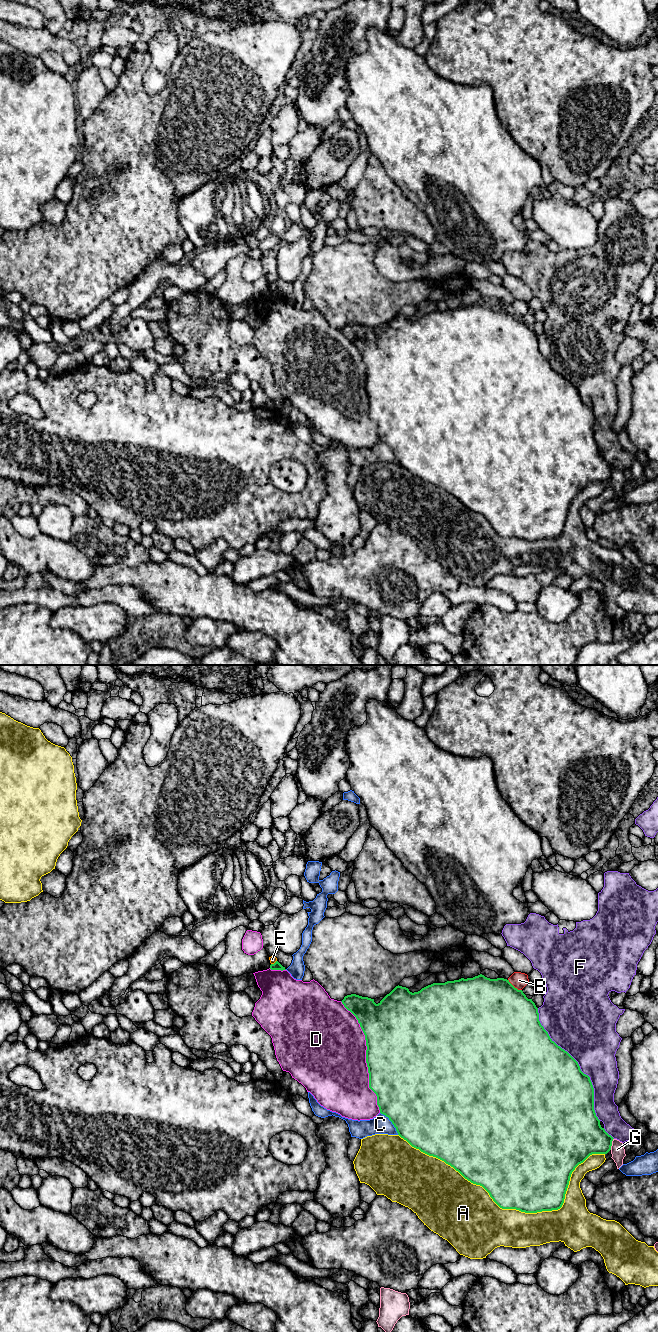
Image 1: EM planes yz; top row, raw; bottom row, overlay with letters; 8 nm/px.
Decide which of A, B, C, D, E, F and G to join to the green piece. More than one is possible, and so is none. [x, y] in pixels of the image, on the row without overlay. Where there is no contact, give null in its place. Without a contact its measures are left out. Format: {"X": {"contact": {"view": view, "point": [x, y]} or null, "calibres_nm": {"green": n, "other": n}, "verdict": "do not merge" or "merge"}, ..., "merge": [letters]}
{"A": {"contact": {"view": "yz", "point": [512, 536]}, "calibres_nm": {"green": 500, "other": 360}, "verdict": "do not merge"}, "B": {"contact": {"view": "yz", "point": [513, 314]}, "calibres_nm": {"green": 500, "other": 130}, "verdict": "do not merge"}, "C": {"contact": {"view": "yz", "point": [391, 449]}, "calibres_nm": {"green": 500, "other": 150}, "verdict": "do not merge"}, "D": {"contact": {"view": "yz", "point": [366, 385]}, "calibres_nm": {"green": 500, "other": 500}, "verdict": "do not merge"}, "E": {"contact": {"view": "yz", "point": [274, 291]}, "calibres_nm": {"green": 60, "other": 50}, "verdict": "do not merge"}, "F": {"contact": {"view": "yz", "point": [578, 392]}, "calibres_nm": {"green": 500, "other": 440}, "verdict": "do not merge"}, "G": {"contact": {"view": "yz", "point": [611, 472]}, "calibres_nm": {"green": 340, "other": 110}, "verdict": "do not merge"}, "merge": []}

